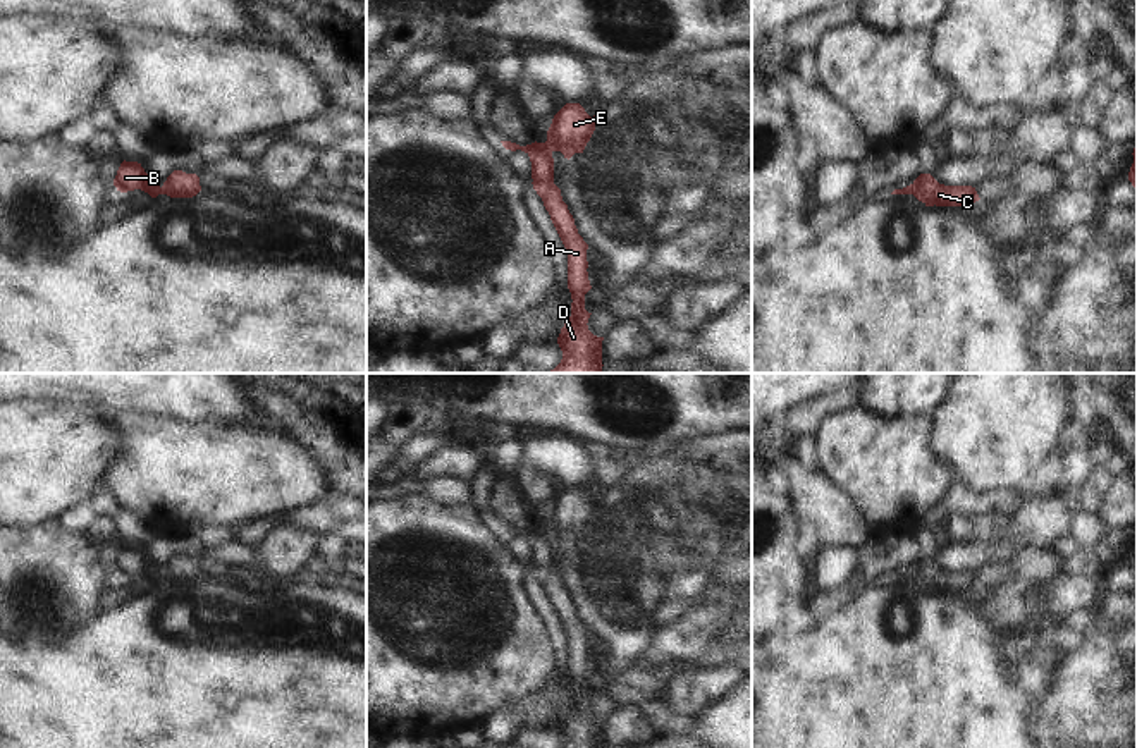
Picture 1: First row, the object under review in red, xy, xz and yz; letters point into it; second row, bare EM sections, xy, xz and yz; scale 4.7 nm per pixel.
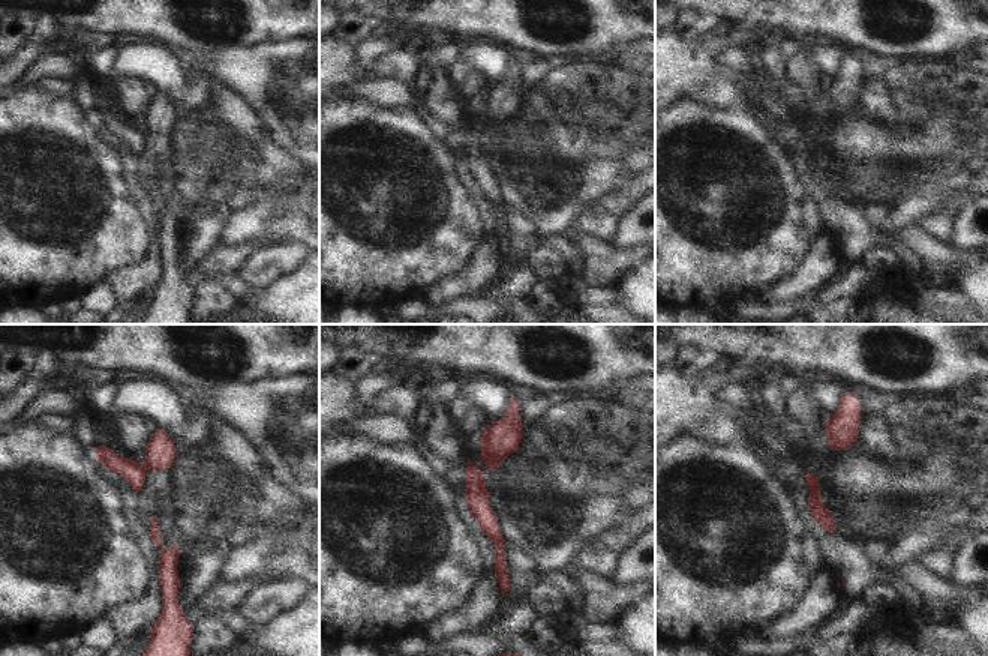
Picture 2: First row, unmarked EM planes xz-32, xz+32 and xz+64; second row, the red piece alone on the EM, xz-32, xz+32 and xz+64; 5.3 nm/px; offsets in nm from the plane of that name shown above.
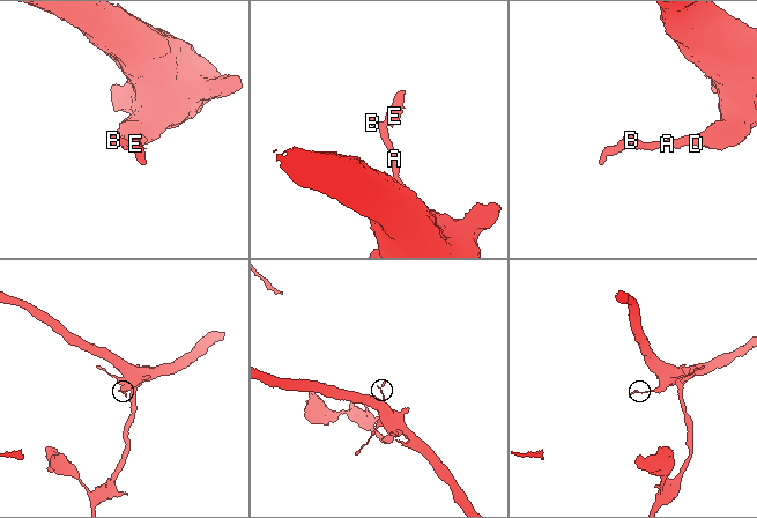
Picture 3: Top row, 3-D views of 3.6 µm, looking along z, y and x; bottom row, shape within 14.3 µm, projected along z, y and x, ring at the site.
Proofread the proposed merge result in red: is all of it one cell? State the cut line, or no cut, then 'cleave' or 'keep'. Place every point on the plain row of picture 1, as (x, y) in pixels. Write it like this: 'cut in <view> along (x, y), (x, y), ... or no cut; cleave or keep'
cut in xz along (544, 528), (551, 537); cleave

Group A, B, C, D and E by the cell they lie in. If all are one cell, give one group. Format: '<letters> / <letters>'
A B C D / E

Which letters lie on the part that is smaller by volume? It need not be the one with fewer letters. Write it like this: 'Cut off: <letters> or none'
Cut off: E

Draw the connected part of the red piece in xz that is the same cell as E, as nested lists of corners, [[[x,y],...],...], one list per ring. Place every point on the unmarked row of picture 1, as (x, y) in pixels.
[[[566,488],[552,504],[545,531],[569,545],[575,538],[583,538],[595,509],[595,500],[590,502],[580,488]]]

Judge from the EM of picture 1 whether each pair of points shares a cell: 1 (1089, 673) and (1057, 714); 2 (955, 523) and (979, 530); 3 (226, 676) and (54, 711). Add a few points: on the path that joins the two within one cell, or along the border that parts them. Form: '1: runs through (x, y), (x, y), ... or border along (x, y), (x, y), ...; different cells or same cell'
1: runs through (1084, 683), (1067, 704); same cell
2: runs through (960, 527), (974, 530); same cell
3: runs through (183, 711), (97, 711); same cell

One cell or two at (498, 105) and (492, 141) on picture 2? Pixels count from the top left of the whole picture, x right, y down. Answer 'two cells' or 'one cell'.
one cell

